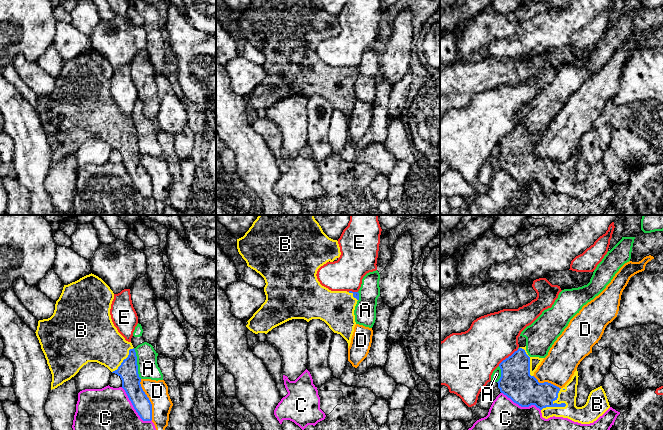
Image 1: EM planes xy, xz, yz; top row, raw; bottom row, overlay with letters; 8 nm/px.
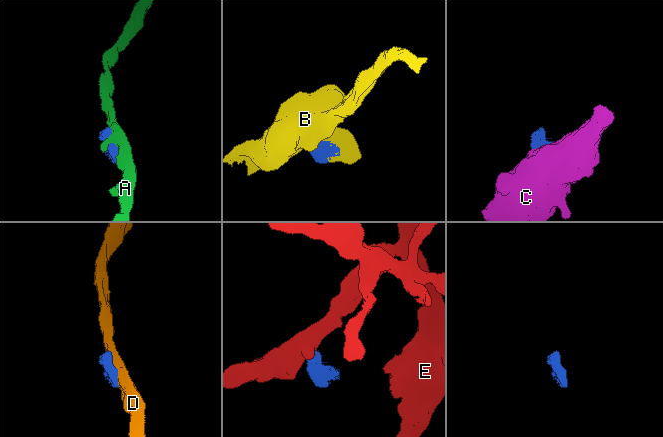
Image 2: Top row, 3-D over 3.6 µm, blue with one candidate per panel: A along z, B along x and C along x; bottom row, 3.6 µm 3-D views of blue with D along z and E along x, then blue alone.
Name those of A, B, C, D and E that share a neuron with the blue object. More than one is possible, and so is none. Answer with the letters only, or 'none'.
B

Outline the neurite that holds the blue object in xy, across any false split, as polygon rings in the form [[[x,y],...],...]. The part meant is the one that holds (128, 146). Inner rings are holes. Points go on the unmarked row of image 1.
[[[94,50],[64,61],[53,91],[38,97],[36,112],[52,150],[51,166],[74,153],[88,138],[97,138],[117,150],[134,185],[143,197],[152,196],[152,180],[141,163],[137,132],[131,118],[114,102],[110,85],[114,69]]]

